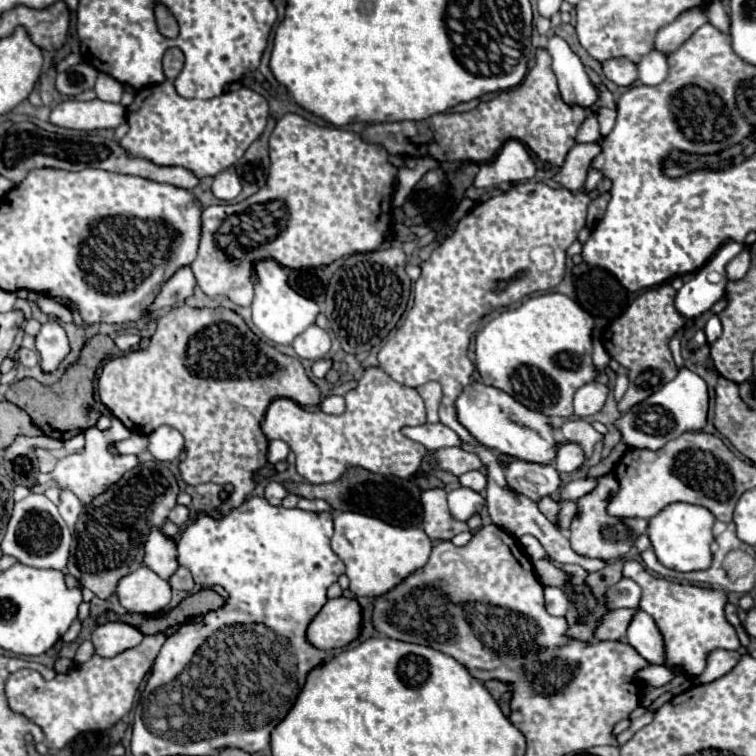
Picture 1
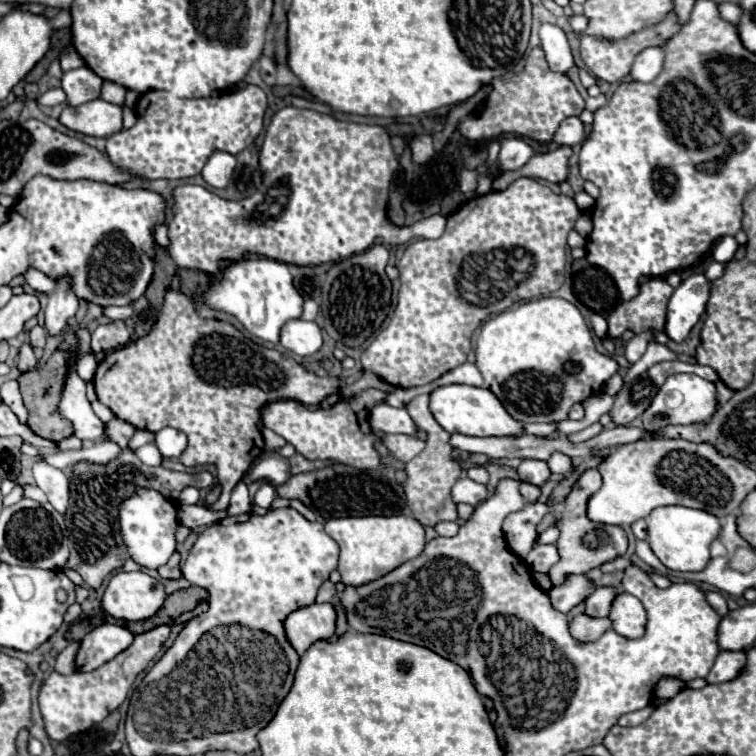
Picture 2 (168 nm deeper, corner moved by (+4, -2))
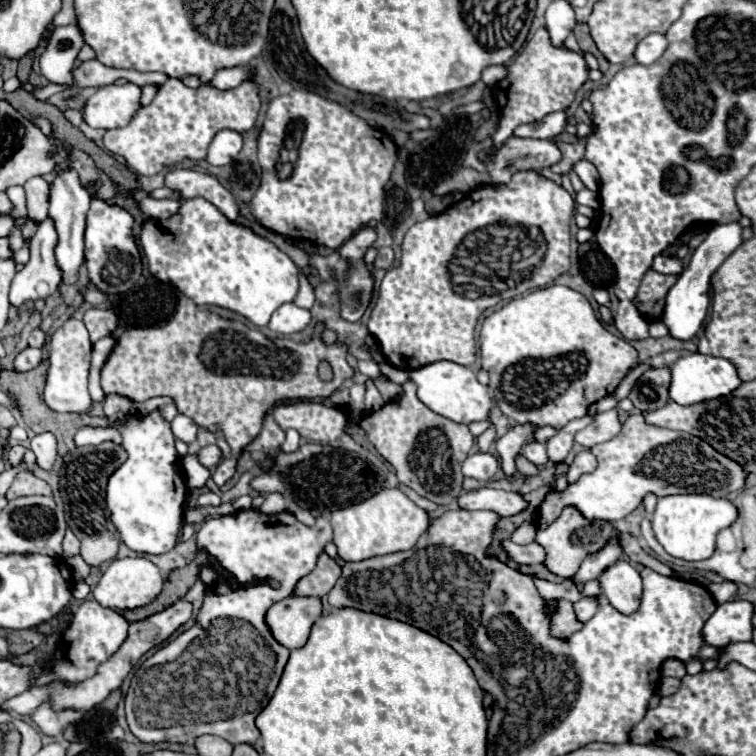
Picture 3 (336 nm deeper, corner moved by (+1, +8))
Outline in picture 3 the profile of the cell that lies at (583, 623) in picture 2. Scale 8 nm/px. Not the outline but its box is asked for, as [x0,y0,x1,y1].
[552,601,584,637]

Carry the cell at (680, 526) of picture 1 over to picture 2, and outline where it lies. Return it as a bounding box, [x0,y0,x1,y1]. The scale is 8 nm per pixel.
[647,507,719,571]

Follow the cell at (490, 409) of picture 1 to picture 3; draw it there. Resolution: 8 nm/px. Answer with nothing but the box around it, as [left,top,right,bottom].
[410,361,492,423]

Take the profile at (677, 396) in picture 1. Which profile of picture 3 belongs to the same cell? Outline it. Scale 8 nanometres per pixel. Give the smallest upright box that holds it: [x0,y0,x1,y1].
[668,353,742,405]

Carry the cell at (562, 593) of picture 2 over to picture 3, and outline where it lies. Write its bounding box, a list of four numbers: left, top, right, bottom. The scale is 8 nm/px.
[572,541,624,585]

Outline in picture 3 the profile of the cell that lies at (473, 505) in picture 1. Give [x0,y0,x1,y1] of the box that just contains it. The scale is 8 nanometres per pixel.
[462,453,498,483]

